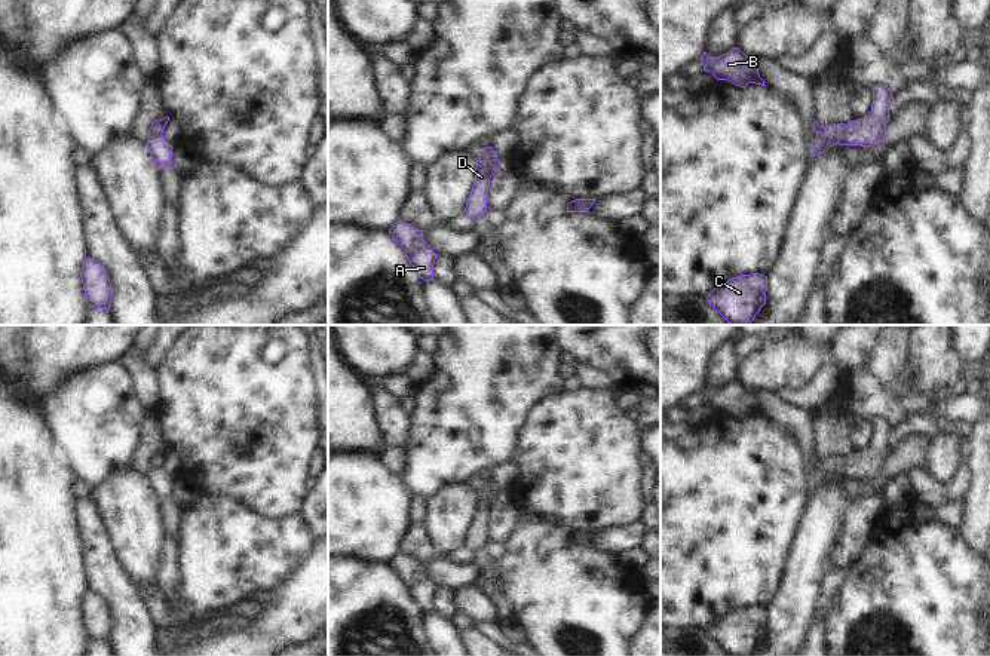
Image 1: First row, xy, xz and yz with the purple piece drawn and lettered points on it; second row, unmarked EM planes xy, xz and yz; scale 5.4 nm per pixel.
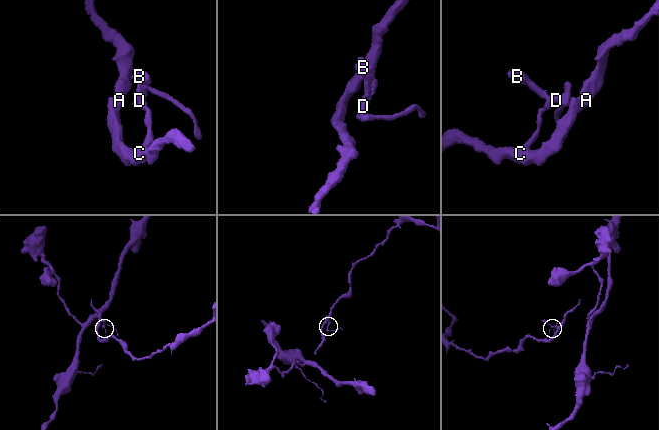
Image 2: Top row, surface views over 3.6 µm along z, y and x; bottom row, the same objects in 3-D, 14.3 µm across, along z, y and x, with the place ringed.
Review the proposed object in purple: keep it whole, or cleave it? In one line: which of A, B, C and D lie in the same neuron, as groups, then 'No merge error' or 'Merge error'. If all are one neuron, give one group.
Groups: A C / B D. Merge error.

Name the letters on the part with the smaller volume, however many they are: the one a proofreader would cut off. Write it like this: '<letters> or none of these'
B, D

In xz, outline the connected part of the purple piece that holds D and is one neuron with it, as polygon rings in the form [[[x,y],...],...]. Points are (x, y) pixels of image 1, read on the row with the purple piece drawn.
[[[481,153],[475,160],[475,183],[466,200],[466,208],[463,214],[478,221],[487,212],[488,184],[497,166],[491,163],[490,157],[485,153]]]

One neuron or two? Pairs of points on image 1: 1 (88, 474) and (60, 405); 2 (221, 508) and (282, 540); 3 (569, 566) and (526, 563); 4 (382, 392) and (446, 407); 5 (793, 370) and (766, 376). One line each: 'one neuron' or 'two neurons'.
1: one neuron
2: one neuron
3: one neuron
4: two neurons
5: one neuron

